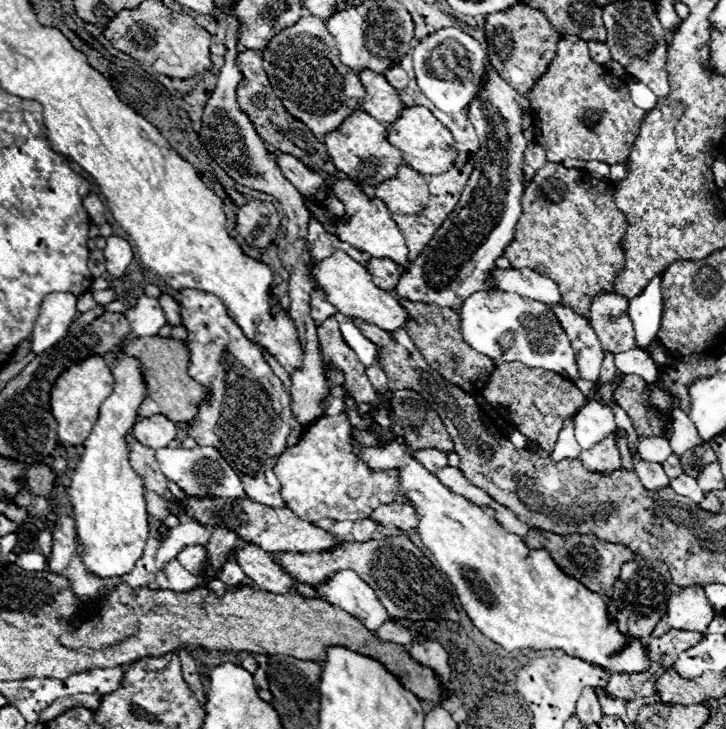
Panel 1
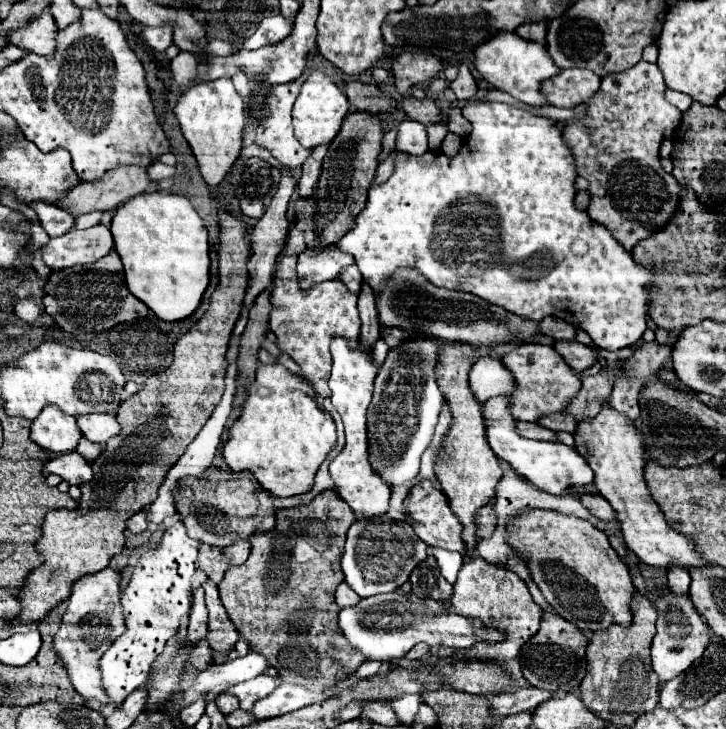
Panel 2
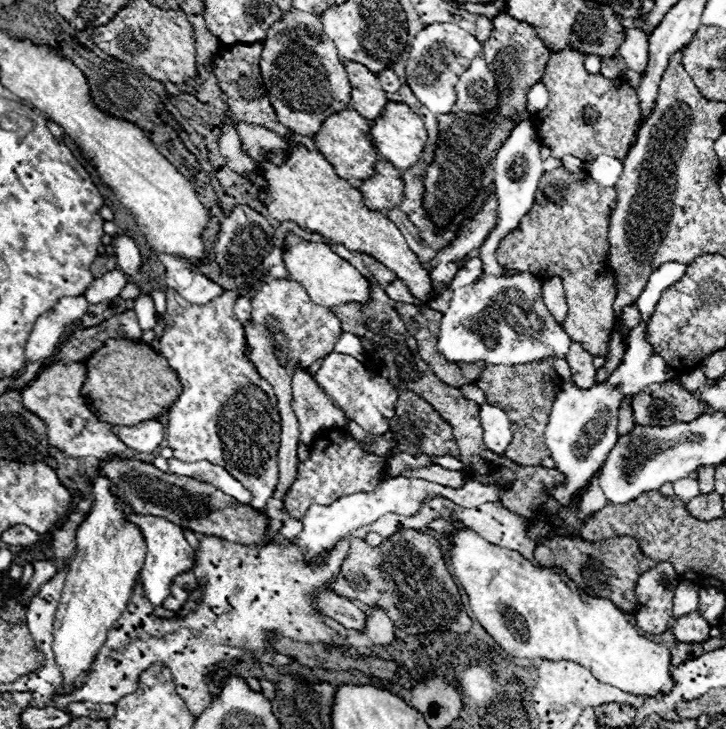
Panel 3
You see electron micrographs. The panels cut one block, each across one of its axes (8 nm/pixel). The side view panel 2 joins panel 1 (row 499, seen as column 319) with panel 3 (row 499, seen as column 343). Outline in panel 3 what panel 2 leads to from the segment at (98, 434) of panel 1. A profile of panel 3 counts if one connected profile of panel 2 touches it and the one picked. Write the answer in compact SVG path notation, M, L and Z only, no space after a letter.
M96 472L88 486L92 512L88 512L86 520L78 526L76 552L68 564L66 586L54 620L54 656L68 682L66 690L82 682L84 670L90 668L114 620L124 612L146 554L144 536L136 524L126 520L122 500L112 492L112 482Z

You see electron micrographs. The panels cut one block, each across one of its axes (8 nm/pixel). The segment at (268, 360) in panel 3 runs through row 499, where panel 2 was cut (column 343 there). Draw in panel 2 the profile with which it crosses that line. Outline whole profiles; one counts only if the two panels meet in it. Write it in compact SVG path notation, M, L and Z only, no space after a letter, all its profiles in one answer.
M356 264L348 266L346 270L342 270L340 280L342 280L342 282L344 282L344 286L346 286L350 292L354 292L354 294L358 294L358 292L360 292L360 288L362 288L362 284L364 284L362 274L360 274L360 270L358 270L358 266L356 266Z

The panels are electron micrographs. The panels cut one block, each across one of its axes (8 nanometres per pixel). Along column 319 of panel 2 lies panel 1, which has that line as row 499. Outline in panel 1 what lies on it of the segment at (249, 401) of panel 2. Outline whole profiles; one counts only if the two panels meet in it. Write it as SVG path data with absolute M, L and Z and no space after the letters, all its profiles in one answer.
M392 436L392 440L382 440L382 444L376 448L370 446L360 448L356 444L354 450L372 472L374 470L398 472L398 492L416 510L416 518L418 518L418 526L414 528L416 534L420 536L422 544L430 550L432 558L436 560L434 562L436 568L448 576L468 618L484 636L488 636L508 652L518 648L534 648L534 650L560 648L568 656L582 658L594 666L602 666L612 672L642 672L648 668L650 660L646 660L644 646L638 640L634 640L624 652L616 654L624 646L626 638L618 632L614 624L608 624L608 612L602 596L590 592L584 584L566 576L554 564L552 556L546 550L530 550L520 536L506 532L494 520L494 510L490 506L476 506L464 496L458 496L450 492L450 488L442 486L440 480L430 470L422 468L422 464L418 464L418 460L412 458L412 450L406 444L406 440L402 440L402 436Z

